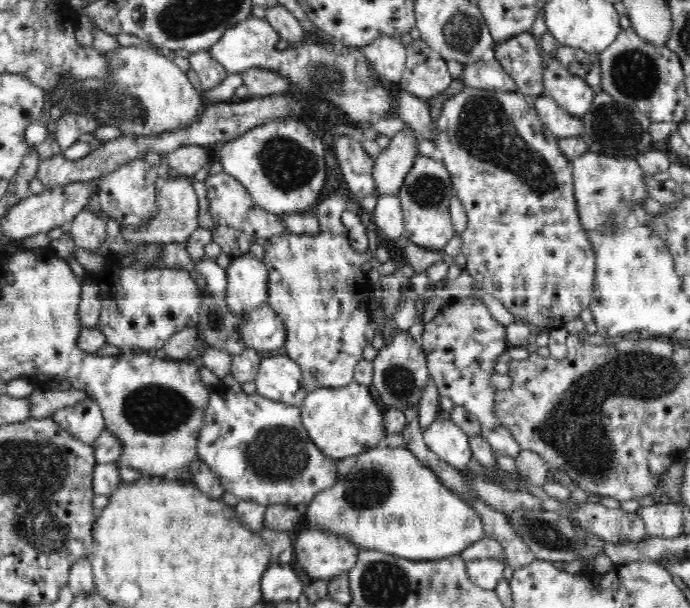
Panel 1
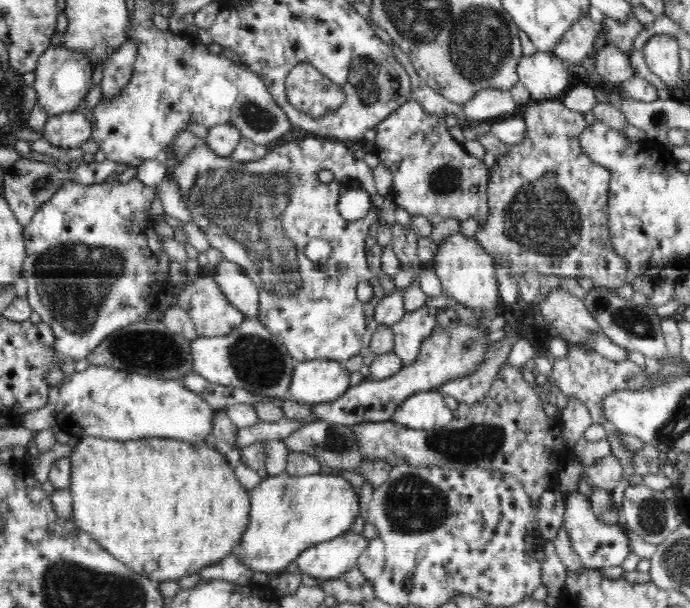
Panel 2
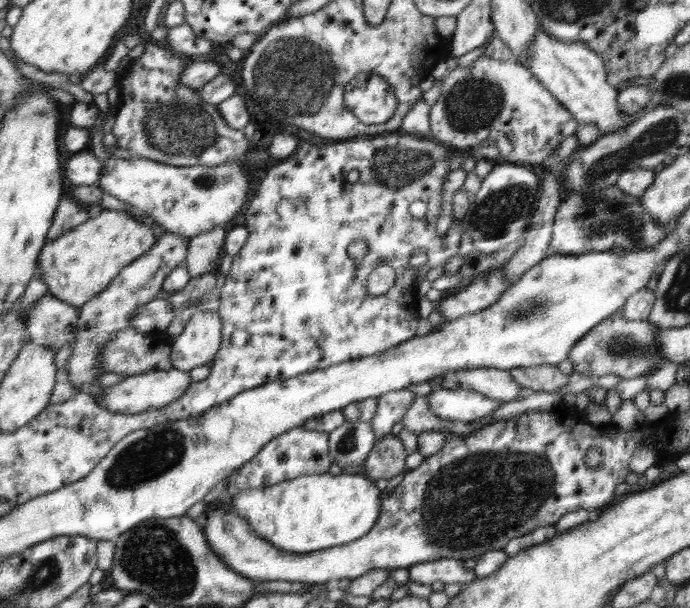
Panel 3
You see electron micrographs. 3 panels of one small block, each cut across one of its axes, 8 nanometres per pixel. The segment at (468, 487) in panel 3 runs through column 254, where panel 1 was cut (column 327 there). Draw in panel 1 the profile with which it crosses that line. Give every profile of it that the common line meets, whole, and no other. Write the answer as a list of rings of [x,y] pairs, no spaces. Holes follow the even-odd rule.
[[[309,528],[293,542],[296,564],[311,581],[332,580],[350,571],[357,561],[360,548],[333,532]]]

